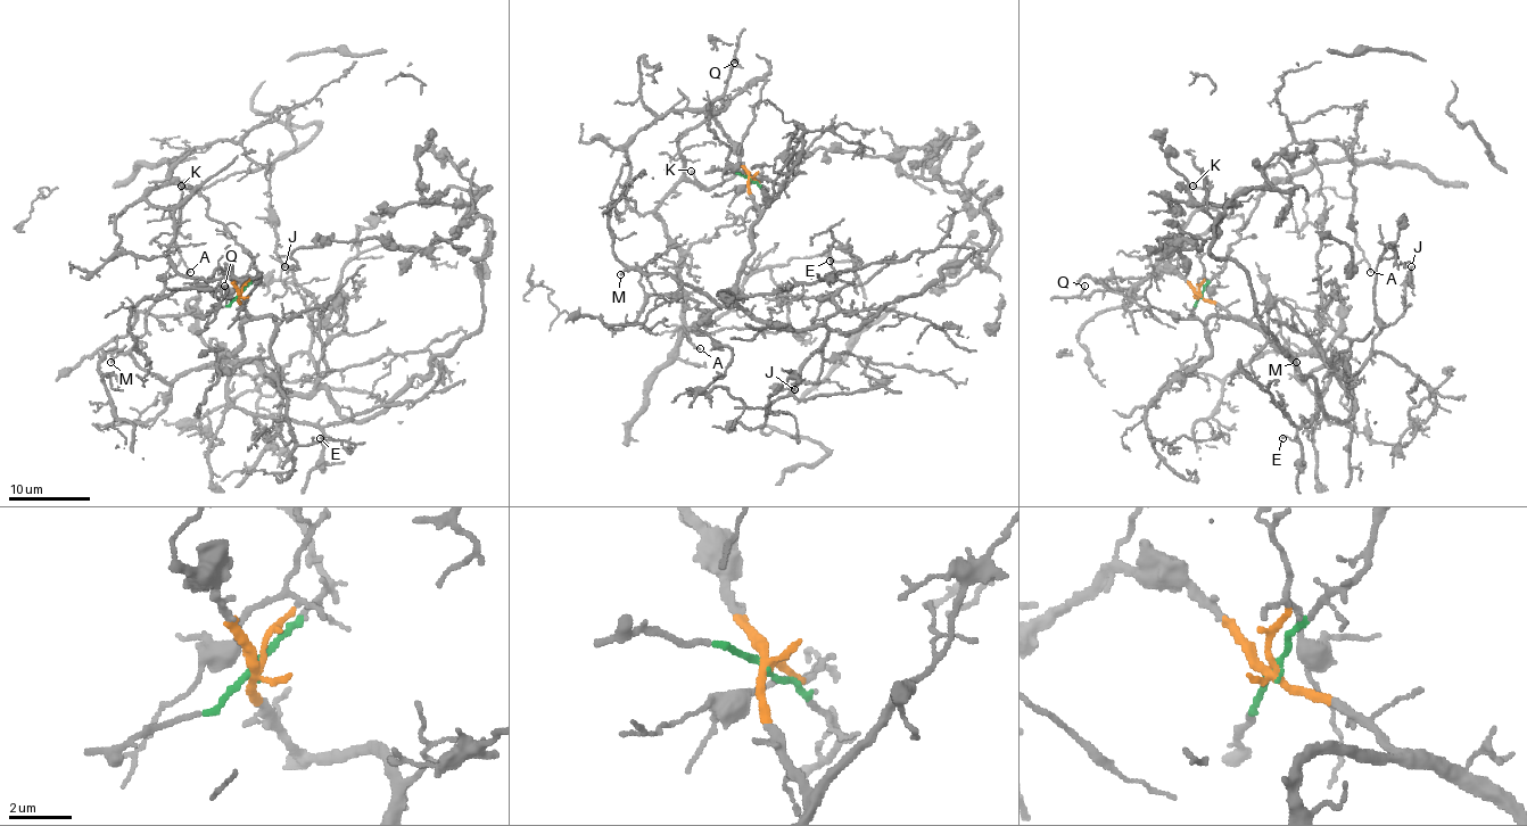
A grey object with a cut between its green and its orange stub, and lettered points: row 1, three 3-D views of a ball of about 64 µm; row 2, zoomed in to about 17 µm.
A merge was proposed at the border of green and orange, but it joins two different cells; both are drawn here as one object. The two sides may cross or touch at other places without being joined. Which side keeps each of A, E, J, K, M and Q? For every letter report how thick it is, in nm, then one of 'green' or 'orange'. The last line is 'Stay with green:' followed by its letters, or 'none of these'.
A: calibre 90 nm; green
E: calibre 100 nm; orange
J: calibre 130 nm; orange
K: calibre 150 nm; green
M: calibre 130 nm; orange
Q: calibre 140 nm; orange
Stay with green: A, K

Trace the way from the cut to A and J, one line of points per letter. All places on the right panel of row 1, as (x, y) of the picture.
A: (1199, 294), (1268, 183), (1346, 155), (1297, 142), (1289, 126), (1332, 106), (1359, 112), (1351, 226), (1371, 271)
J: (1199, 294), (1287, 353), (1320, 353), (1343, 363), (1348, 394), (1371, 340), (1404, 312), (1412, 266)

